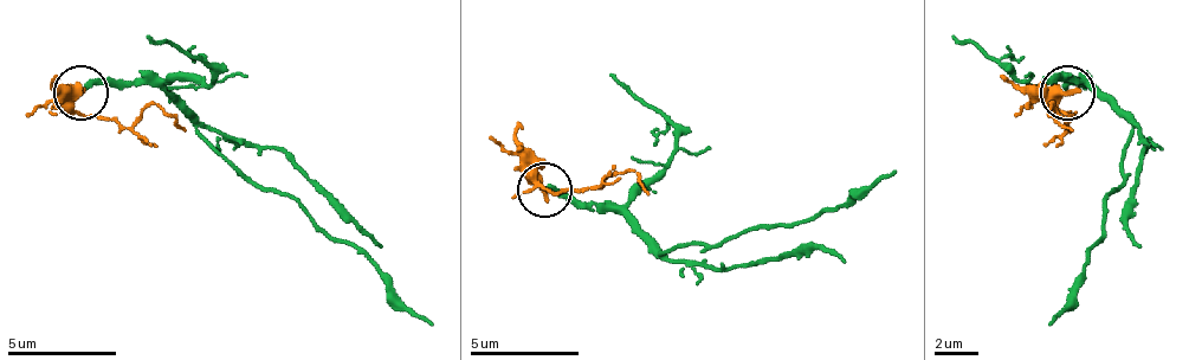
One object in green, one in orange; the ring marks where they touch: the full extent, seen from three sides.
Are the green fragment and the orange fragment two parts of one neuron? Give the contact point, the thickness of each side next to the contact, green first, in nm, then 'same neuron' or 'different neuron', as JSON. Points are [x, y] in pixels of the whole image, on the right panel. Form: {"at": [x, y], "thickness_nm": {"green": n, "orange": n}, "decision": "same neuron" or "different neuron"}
{"at": [1067, 92], "thickness_nm": {"green": 240, "orange": 440}, "decision": "different neuron"}

